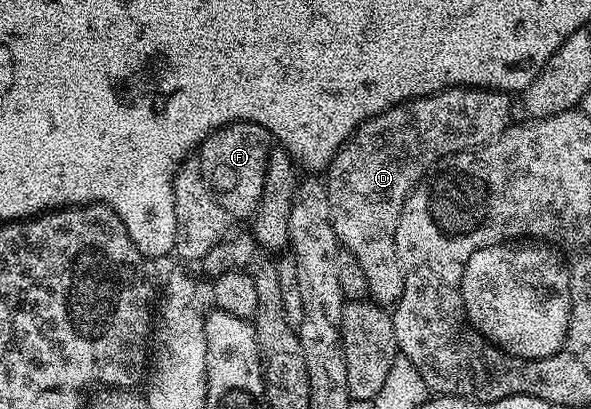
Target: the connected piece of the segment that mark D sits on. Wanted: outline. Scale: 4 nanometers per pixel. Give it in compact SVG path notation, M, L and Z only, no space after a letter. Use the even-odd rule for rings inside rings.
M446 87L432 95L407 99L365 120L331 158L331 164L325 169L325 182L335 236L349 253L353 253L353 257L357 257L361 270L365 272L365 281L369 281L368 296L380 307L390 308L401 297L403 274L397 261L395 234L407 196L415 184L421 182L423 176L446 155L483 147L510 127L513 122L511 99L508 92L490 91L488 87Z

